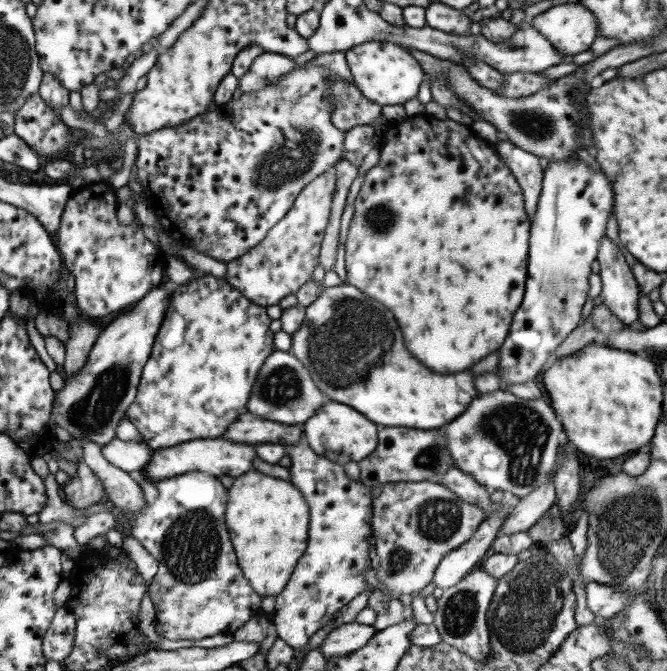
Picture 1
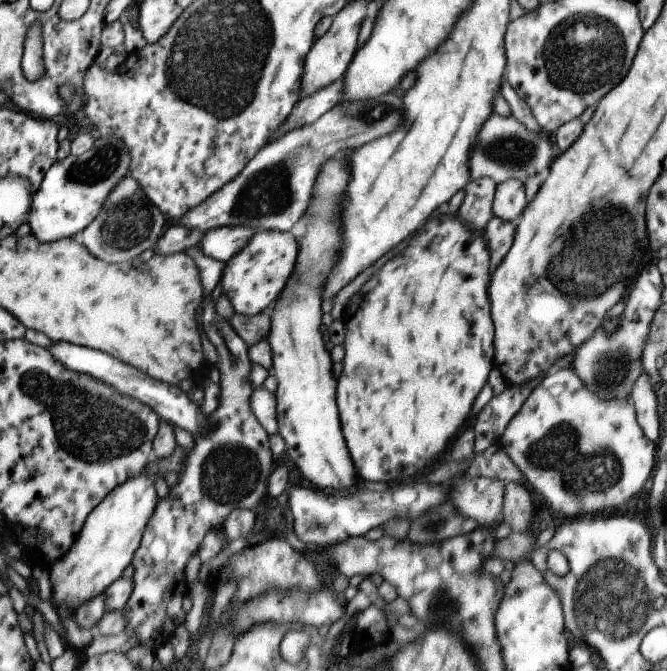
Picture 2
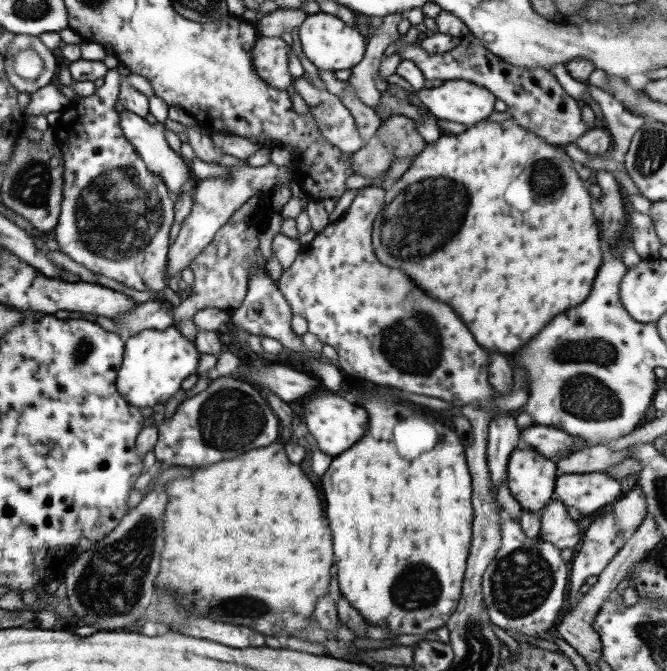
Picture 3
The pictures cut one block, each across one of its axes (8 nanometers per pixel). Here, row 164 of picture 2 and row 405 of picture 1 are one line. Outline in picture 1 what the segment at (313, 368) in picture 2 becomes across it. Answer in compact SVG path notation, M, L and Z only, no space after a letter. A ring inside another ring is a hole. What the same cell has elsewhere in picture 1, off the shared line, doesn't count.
M337 402L323 404L303 424L303 432L305 432L309 448L315 454L325 456L329 462L335 462L335 464L359 462L369 452L373 452L373 448L377 446L377 428L375 428L375 424L371 424L369 420L365 420L365 416L361 416L353 408L349 408L345 404L337 404ZM329 448L331 448L331 452L329 452Z

